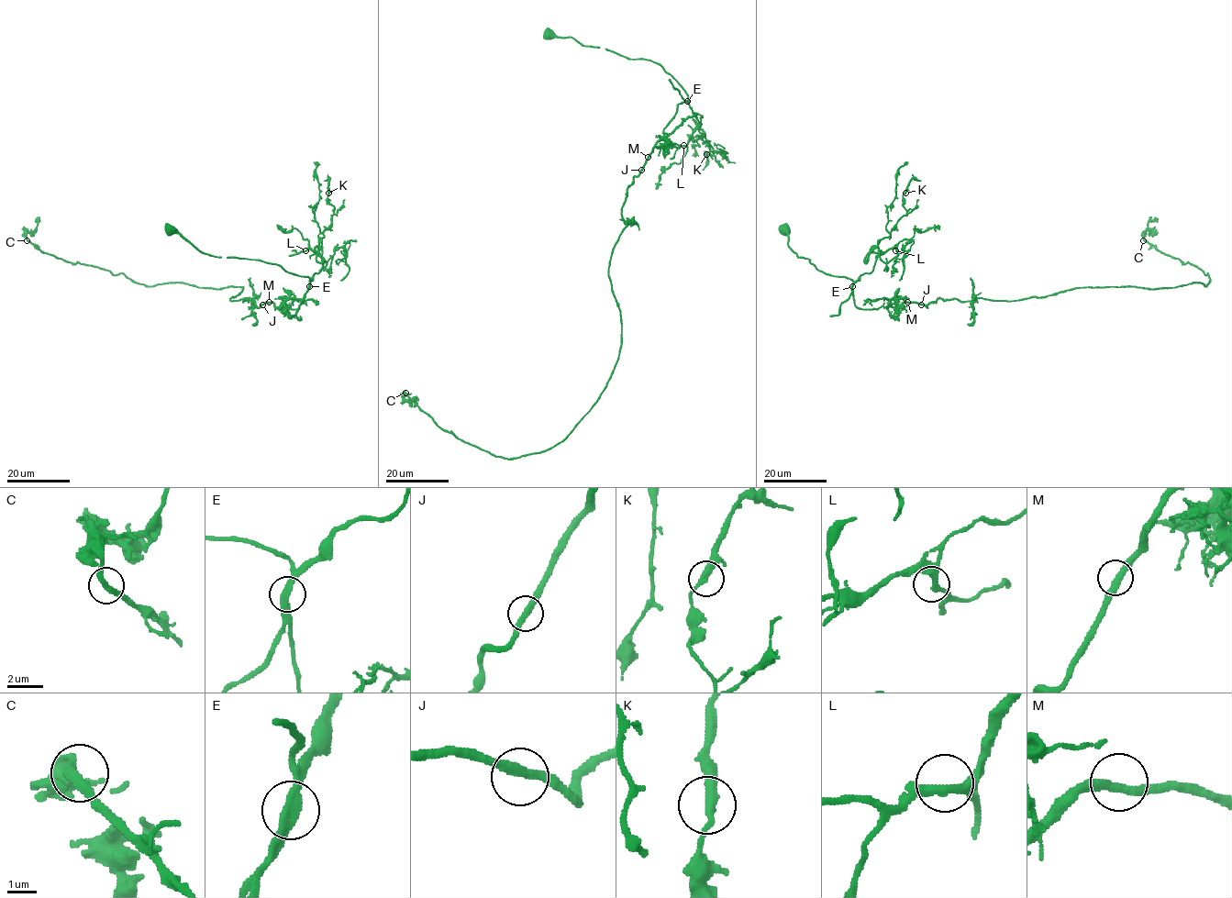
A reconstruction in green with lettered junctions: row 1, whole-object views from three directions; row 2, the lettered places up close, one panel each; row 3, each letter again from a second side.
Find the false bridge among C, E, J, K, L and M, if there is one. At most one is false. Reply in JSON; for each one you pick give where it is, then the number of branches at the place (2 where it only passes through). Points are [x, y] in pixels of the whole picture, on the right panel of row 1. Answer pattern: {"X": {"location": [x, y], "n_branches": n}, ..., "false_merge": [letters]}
{"E": {"location": [852, 286], "n_branches": 2}, "false_merge": ["E"]}

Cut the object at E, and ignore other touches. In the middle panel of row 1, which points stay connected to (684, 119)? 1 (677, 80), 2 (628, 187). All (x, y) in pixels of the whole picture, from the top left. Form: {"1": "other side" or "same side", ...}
{"1": "same side", "2": "same side"}

